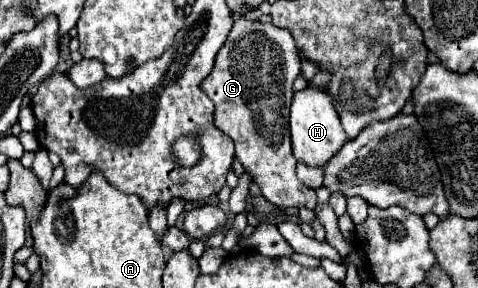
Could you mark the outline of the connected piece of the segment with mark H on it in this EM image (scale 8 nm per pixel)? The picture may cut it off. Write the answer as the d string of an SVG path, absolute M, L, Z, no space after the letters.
M307 87L299 93L295 93L293 103L291 103L289 129L291 129L295 159L305 165L311 165L311 167L323 167L347 141L347 135L341 127L339 115L337 115L335 107L331 105L331 97L325 89Z

